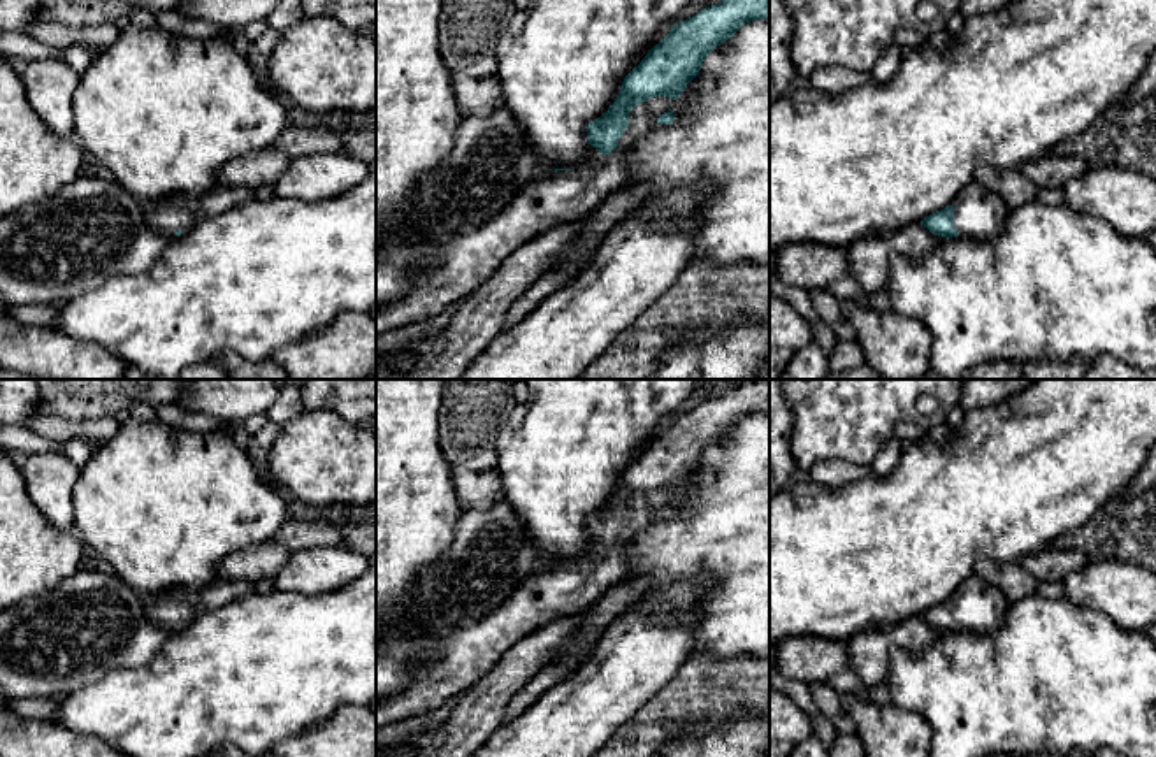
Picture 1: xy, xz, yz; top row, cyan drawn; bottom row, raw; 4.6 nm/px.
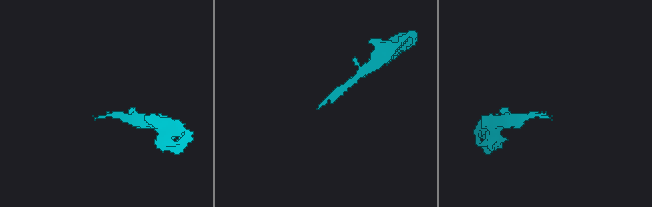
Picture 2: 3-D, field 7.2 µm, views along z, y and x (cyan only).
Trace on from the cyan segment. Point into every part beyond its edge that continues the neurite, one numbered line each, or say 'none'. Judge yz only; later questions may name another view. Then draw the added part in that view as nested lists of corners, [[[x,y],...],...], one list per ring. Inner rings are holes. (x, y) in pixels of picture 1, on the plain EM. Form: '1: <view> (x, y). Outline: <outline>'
1: yz (979, 606). Outline: [[[975,573],[957,588],[954,597],[954,618],[961,631],[989,634],[1000,627],[1007,608],[1005,595]]]

